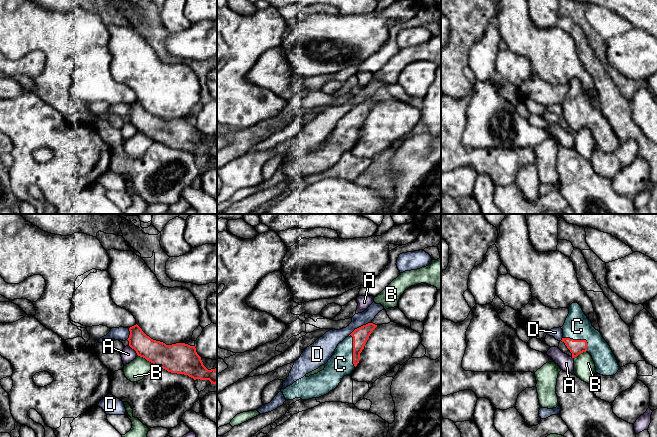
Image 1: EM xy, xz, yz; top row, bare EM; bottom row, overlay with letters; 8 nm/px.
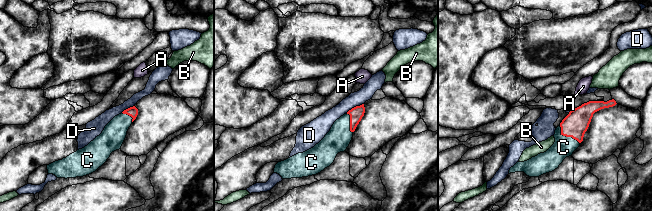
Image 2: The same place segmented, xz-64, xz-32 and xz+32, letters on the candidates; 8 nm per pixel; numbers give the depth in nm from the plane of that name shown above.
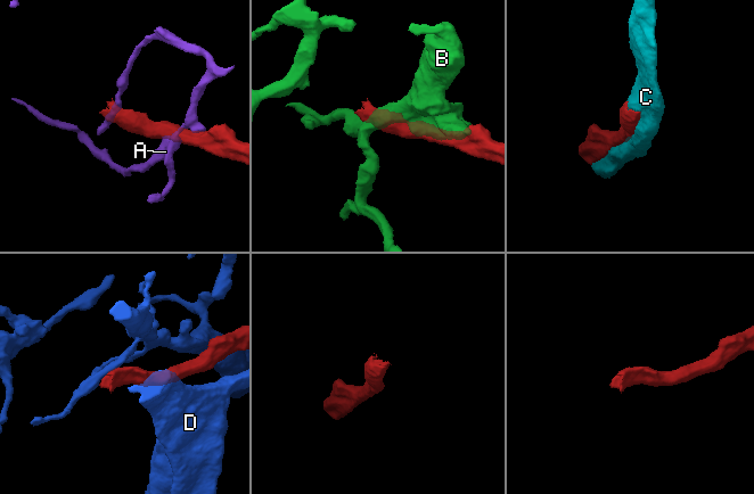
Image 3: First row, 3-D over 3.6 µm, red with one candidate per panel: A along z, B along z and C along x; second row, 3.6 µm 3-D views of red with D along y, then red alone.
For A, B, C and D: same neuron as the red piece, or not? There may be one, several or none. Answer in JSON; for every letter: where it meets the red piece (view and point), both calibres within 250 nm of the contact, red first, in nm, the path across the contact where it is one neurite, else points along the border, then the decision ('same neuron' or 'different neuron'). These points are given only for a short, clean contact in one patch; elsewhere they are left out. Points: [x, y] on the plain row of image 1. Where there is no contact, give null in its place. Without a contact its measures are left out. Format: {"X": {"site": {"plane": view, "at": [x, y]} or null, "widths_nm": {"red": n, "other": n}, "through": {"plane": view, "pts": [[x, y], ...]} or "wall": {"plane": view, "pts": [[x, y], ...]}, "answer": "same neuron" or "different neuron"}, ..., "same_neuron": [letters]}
{"A": {"site": {"plane": "xy", "at": [134, 125]}, "widths_nm": {"red": 190, "other": 120}, "wall": {"plane": "xy", "pts": [[129, 121], [138, 131]]}, "answer": "different neuron"}, "B": {"site": {"plane": "xy", "at": [146, 135]}, "widths_nm": {"red": 240, "other": 170}, "answer": "different neuron"}, "C": {"site": {"plane": "yz", "at": [579, 116]}, "widths_nm": {"red": 120, "other": 220}, "answer": "same neuron"}, "D": {"site": {"plane": "xz", "at": [359, 103]}, "widths_nm": {"red": 130, "other": 140}, "answer": "different neuron"}, "same_neuron": ["C"]}

